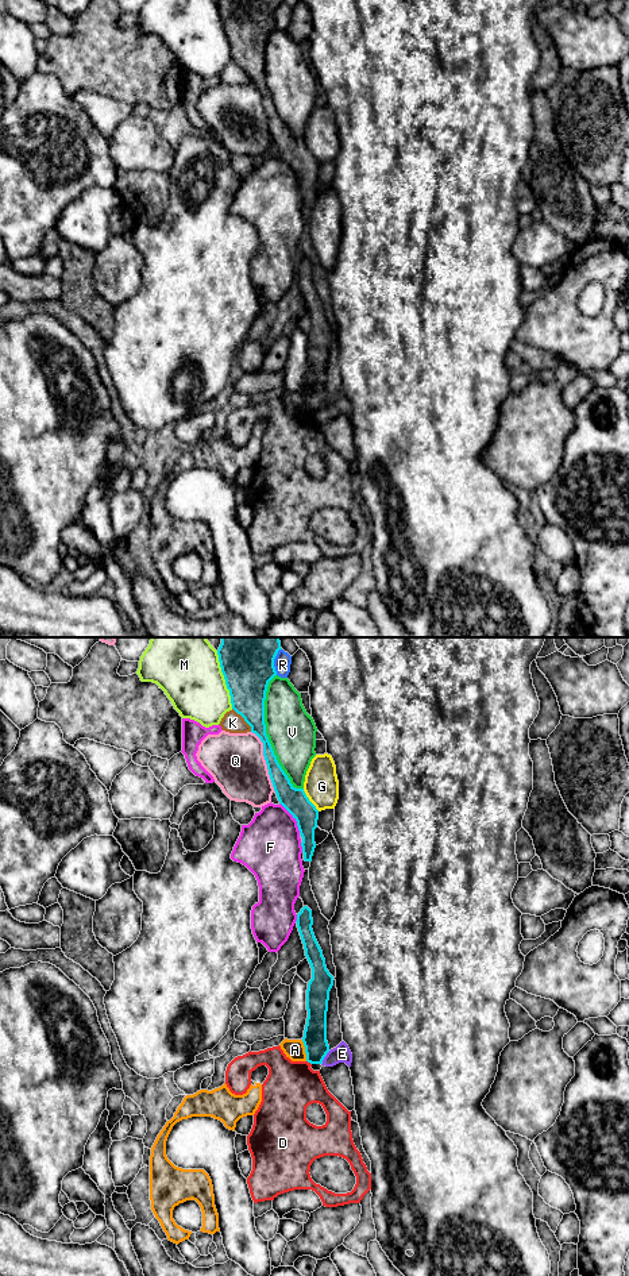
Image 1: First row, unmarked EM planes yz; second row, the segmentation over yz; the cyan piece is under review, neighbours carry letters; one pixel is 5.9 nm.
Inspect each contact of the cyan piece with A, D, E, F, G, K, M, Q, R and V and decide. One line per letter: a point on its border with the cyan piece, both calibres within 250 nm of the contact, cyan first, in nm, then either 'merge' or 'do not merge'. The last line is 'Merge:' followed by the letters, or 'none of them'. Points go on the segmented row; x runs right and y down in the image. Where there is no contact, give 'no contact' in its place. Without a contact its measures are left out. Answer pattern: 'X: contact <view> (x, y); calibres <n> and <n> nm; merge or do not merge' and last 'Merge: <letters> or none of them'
A: contact yz (305, 1051); calibres 140 and 120 nm; do not merge
D: contact yz (309, 1061); calibres 140 and 300 nm; do not merge
E: contact yz (324, 1056); calibres 140 and 110 nm; do not merge
F: contact yz (293, 817); calibres 150 and 360 nm; do not merge
G: contact yz (308, 800); calibres 150 and 200 nm; do not merge
K: contact yz (244, 720); calibres 260 and 120 nm; do not merge
M: contact yz (224, 678); calibres 340 and 400 nm; do not merge
Q: contact yz (266, 762); calibres 140 and 340 nm; do not merge
R: contact yz (273, 662); calibres 360 and 100 nm; do not merge
V: contact yz (266, 735); calibres 200 and 280 nm; do not merge
Merge: none of them

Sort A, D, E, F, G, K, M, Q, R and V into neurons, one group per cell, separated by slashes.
A / D / E / F V / G / K / M / Q / R

